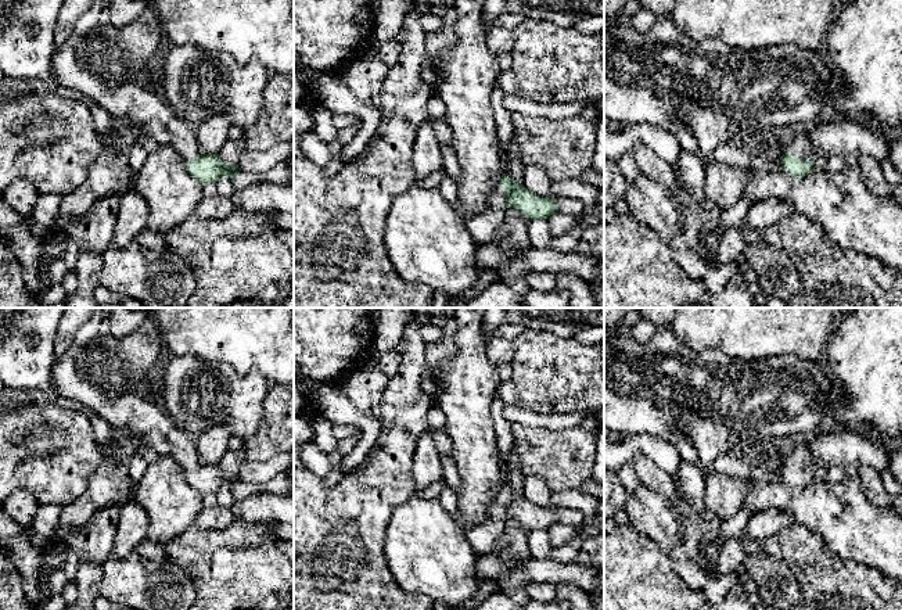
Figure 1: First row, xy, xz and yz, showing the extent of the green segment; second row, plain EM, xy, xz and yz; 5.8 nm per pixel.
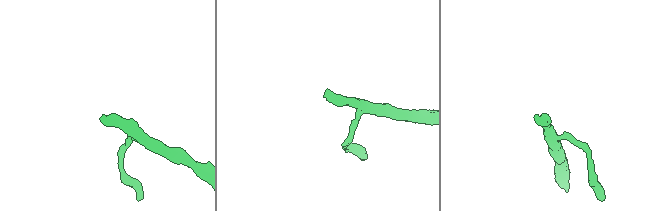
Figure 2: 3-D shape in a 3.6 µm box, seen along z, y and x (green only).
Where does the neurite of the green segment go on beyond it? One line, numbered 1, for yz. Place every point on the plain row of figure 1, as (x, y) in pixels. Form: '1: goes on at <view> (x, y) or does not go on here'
1: goes on at yz (800, 455)

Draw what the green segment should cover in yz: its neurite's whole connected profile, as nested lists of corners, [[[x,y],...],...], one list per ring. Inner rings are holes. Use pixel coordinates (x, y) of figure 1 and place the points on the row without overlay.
[[[794,438],[781,477],[794,488],[805,488],[815,477],[816,463],[804,439]]]

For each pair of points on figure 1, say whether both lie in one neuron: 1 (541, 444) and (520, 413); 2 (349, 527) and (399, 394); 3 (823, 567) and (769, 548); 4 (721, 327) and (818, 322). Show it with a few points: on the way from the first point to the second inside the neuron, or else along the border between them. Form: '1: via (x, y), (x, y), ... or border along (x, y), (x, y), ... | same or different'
1: border along (510, 422), (561, 430) | different
2: via (372, 494), (385, 480), (399, 427) | same
3: via (809, 559), (798, 548), (783, 548) | same
4: via (744, 322), (794, 322) | same

